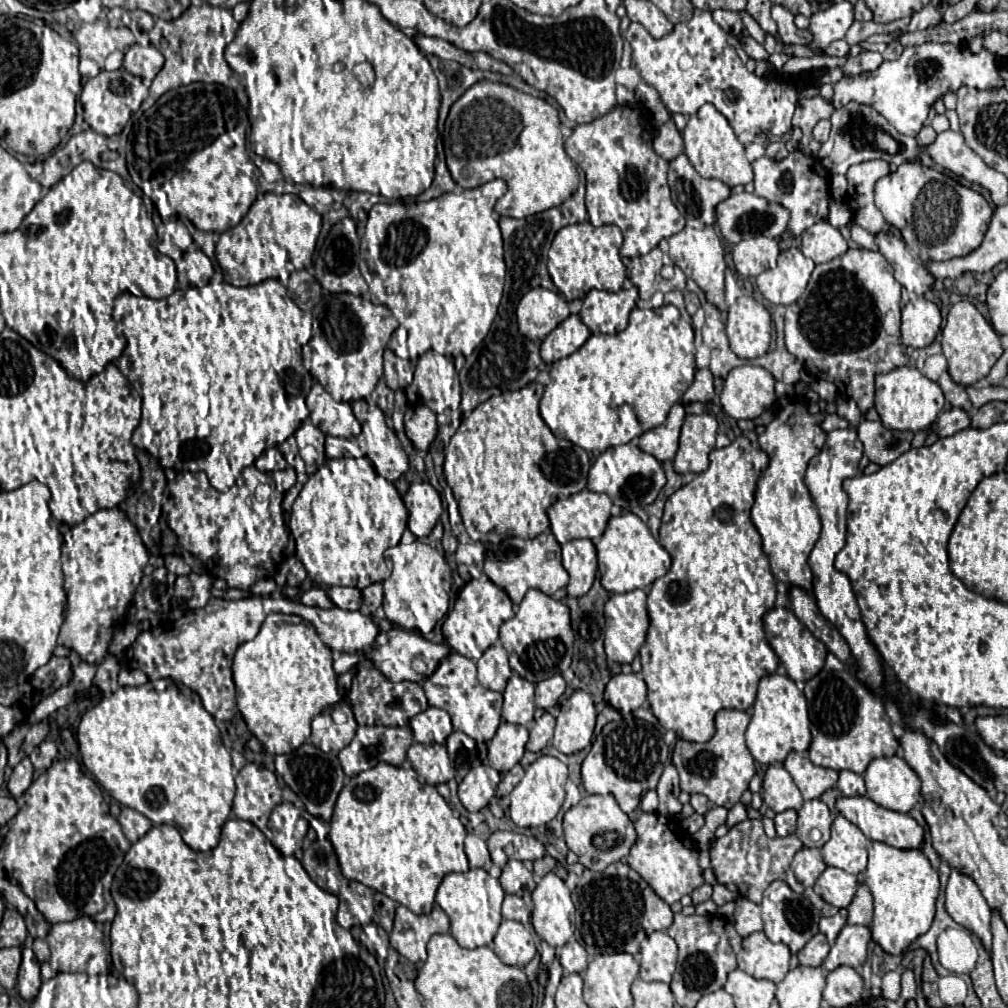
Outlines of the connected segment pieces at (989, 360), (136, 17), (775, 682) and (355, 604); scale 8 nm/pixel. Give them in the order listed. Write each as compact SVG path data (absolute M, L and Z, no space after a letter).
M959 301L951 305L947 313L947 323L941 329L941 347L949 363L951 379L965 387L987 377L987 373L1003 353L999 335L993 331L991 323L977 311L977 307L969 301Z
M141 9L131 11L131 19L139 25L139 29L141 29L141 31L149 31L149 29L155 25L153 17L151 17L147 11L141 11Z
M771 673L759 681L757 699L753 705L753 717L745 733L747 747L755 761L763 765L781 763L789 751L807 751L811 745L809 713L803 693L797 689L795 681L787 675Z
M329 587L327 589L331 601L341 607L341 609L349 609L355 611L361 607L363 599L361 599L361 591L357 587Z

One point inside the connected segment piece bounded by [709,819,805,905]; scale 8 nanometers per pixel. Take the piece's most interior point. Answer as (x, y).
(745, 856)

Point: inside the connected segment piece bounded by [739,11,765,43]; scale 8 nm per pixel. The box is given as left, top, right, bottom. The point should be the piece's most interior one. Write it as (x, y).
(749, 23)

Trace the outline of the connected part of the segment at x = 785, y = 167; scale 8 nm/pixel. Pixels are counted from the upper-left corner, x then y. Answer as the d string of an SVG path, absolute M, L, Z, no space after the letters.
M797 149L781 161L775 161L769 157L759 157L751 165L753 165L753 173L755 173L755 181L753 181L755 193L759 197L765 197L767 201L779 203L791 211L789 231L793 235L801 235L813 223L827 219L827 215L829 215L829 209L827 209L829 173L825 171L825 167L821 165L819 159L807 157Z

